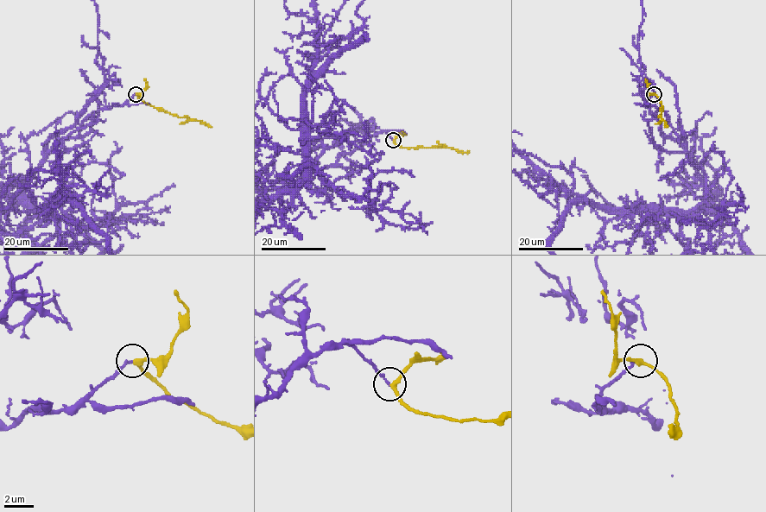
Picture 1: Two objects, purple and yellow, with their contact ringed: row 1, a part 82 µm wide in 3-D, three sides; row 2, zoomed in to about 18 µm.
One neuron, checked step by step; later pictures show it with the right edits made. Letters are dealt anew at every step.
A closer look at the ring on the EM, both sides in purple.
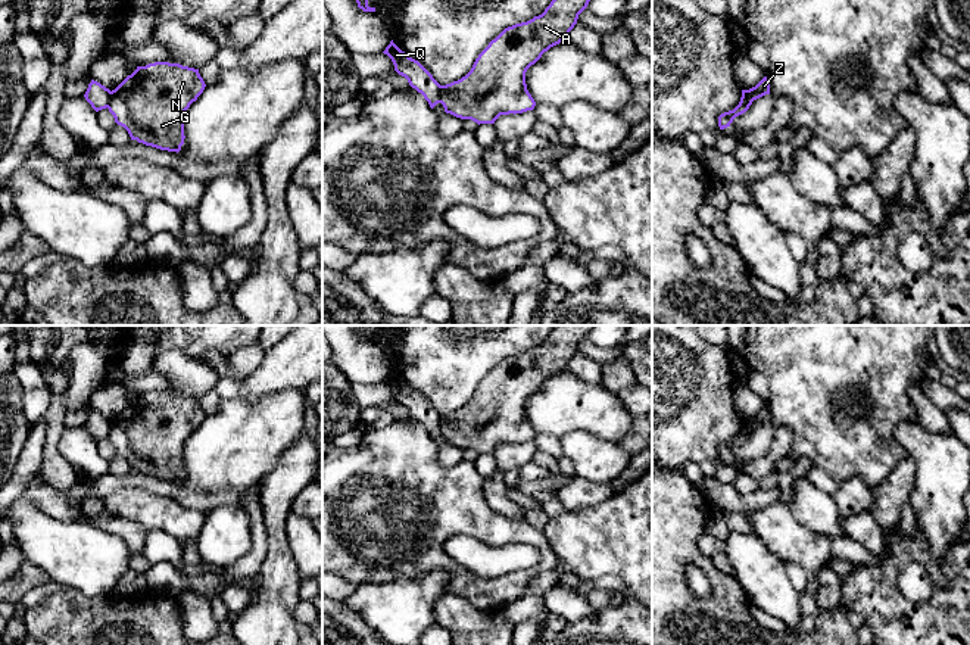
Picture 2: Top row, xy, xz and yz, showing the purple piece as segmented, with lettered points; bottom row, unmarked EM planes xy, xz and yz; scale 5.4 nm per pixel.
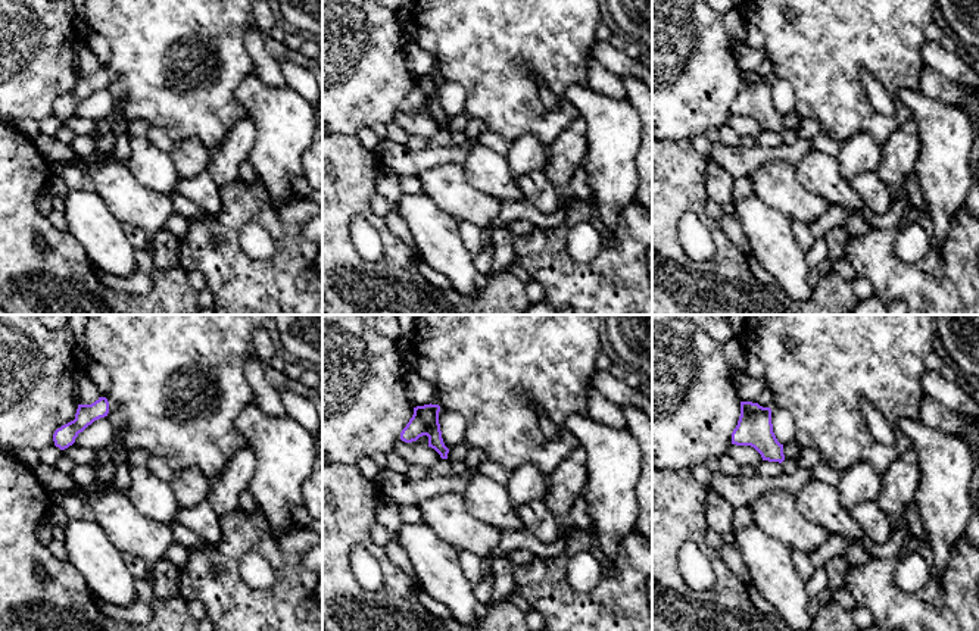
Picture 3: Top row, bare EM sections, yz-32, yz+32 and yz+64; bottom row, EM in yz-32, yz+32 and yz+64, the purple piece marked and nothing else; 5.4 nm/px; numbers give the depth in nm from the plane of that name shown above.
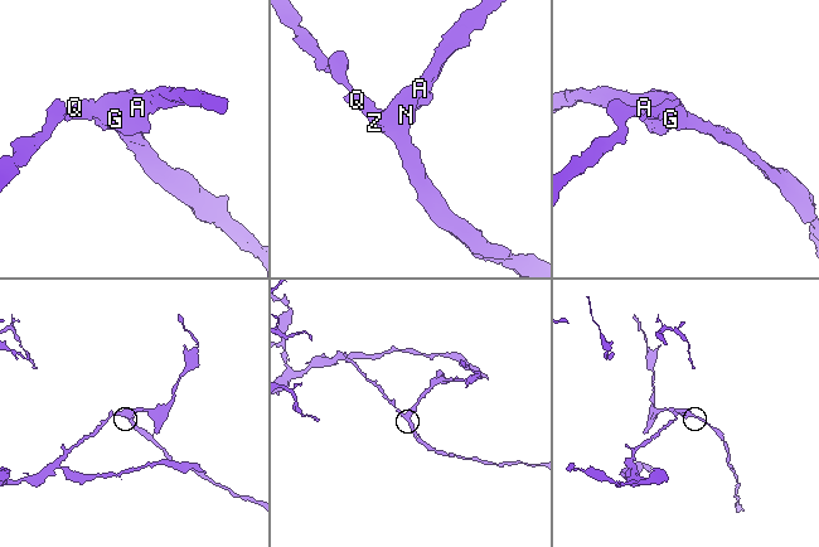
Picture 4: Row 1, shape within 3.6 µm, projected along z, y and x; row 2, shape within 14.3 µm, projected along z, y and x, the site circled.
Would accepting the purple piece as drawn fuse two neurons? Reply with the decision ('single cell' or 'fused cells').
fused cells

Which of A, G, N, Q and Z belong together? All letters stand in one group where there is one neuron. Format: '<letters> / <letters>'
A G N / Q Z

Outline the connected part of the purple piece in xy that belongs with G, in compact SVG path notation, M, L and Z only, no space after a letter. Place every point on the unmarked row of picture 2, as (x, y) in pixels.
M155 392L137 396L112 420L107 439L131 470L178 483L185 468L185 440L205 417L199 399Z

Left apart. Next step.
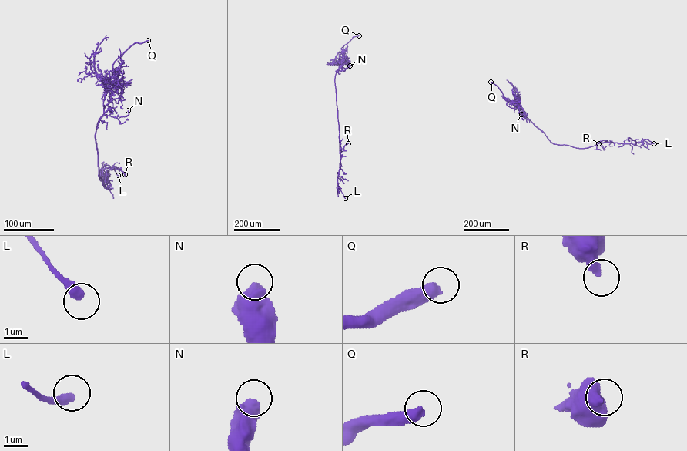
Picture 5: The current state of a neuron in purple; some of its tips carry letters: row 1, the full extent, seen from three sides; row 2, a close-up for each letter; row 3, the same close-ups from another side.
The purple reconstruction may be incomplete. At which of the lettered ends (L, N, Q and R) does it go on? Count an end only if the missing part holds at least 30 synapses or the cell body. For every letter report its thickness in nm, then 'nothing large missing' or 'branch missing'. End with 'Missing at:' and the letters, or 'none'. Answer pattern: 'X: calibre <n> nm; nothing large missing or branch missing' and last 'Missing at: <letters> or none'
L: calibre 380 nm; nothing large missing
N: calibre 600 nm; nothing large missing
Q: calibre 480 nm; branch missing
R: calibre 400 nm; nothing large missing
Missing at: Q

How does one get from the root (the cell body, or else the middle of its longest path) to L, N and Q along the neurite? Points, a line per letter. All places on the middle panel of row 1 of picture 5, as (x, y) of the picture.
L: (336, 101), (340, 156), (336, 187), (345, 198)
N: (336, 101), (335, 74), (350, 65)
Q: (336, 101), (334, 78), (343, 60), (343, 47), (353, 36), (359, 35)

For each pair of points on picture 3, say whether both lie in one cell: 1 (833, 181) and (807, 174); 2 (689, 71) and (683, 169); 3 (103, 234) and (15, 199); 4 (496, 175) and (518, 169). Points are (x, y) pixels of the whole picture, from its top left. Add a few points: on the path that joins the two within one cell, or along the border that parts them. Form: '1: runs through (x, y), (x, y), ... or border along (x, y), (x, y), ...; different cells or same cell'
1: runs through (828, 181), (820, 174), (813, 174); same cell
2: border along (689, 138), (667, 141); different cells
3: border along (66, 231), (89, 258); different cells
4: border along (504, 156), (510, 172), (515, 178); different cells

